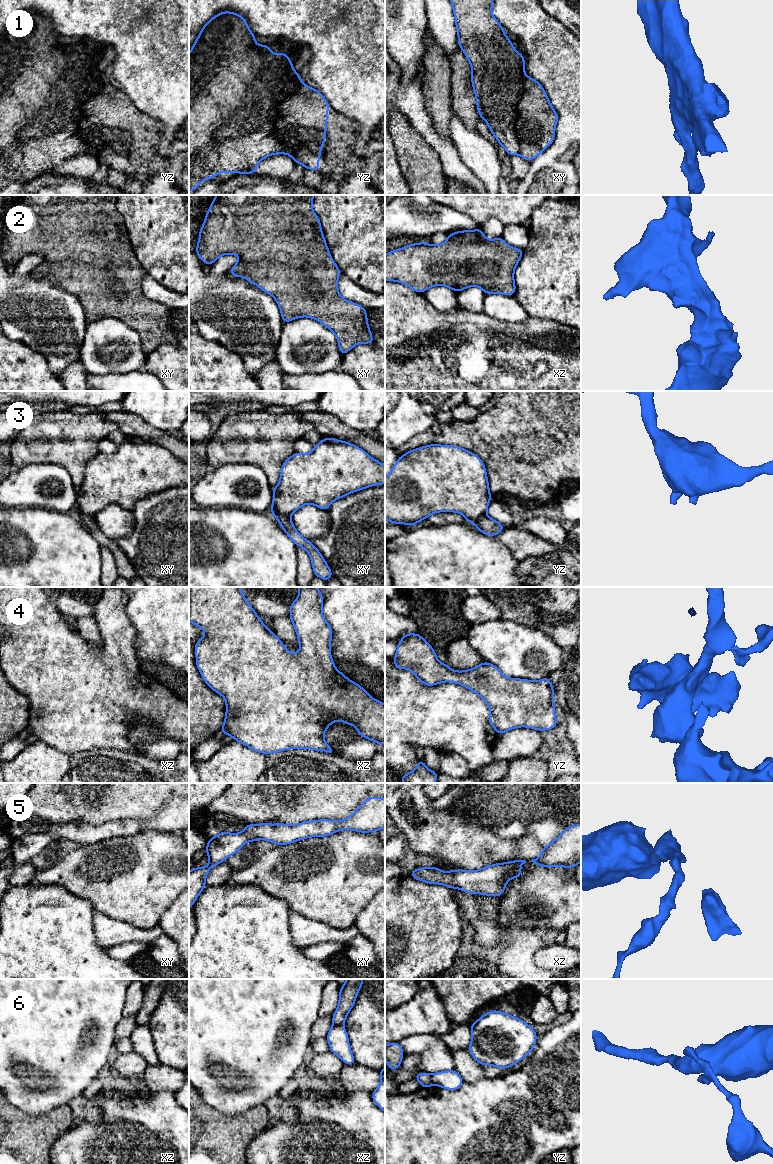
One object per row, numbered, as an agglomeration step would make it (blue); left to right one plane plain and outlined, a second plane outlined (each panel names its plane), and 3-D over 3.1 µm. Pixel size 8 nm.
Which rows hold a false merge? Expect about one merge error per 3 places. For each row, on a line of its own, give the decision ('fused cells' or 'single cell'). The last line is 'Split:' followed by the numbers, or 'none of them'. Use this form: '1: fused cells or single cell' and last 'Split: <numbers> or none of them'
1: fused cells
2: single cell
3: fused cells
4: single cell
5: single cell
6: fused cells
Split: 1, 3, 6

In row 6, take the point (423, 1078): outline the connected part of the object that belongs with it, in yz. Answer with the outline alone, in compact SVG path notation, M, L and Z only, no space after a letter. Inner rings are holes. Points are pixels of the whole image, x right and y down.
M426 1072L417 1073L414 1078L421 1084L421 1087L423 1088L429 1088L432 1085L431 1075Z

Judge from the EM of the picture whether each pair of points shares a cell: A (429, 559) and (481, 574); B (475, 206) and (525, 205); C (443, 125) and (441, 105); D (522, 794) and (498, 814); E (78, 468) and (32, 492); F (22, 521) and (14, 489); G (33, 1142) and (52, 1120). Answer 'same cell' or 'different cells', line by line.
A: same cell
B: same cell
C: same cell
D: same cell
E: different cells
F: different cells
G: same cell

